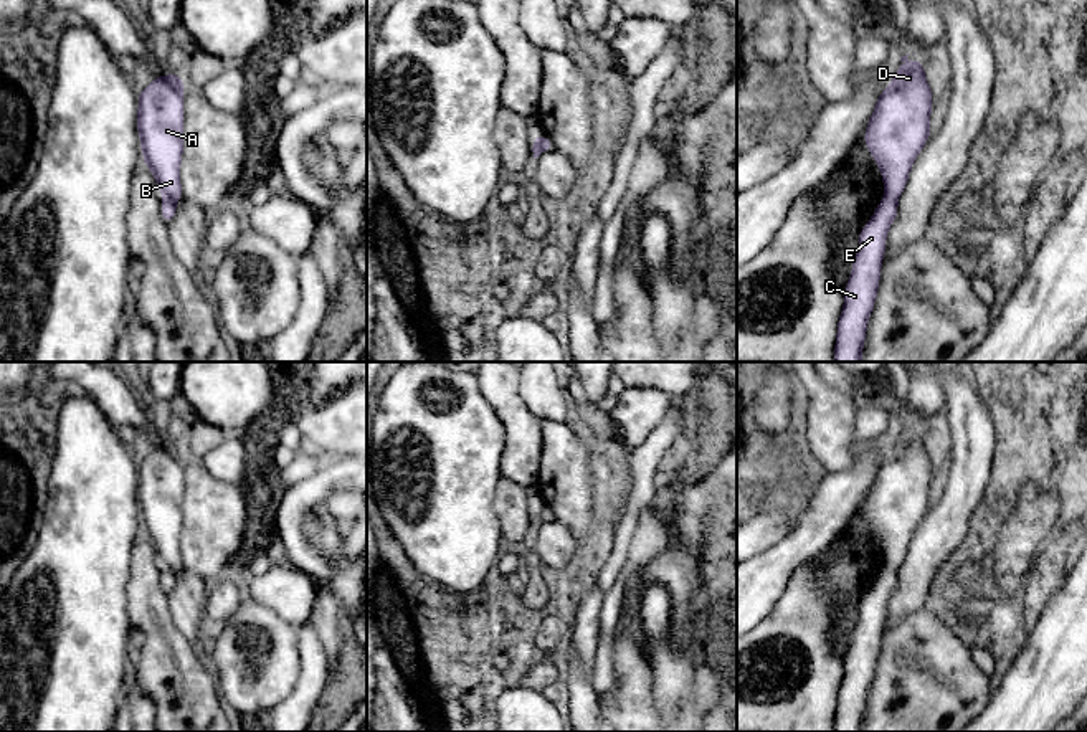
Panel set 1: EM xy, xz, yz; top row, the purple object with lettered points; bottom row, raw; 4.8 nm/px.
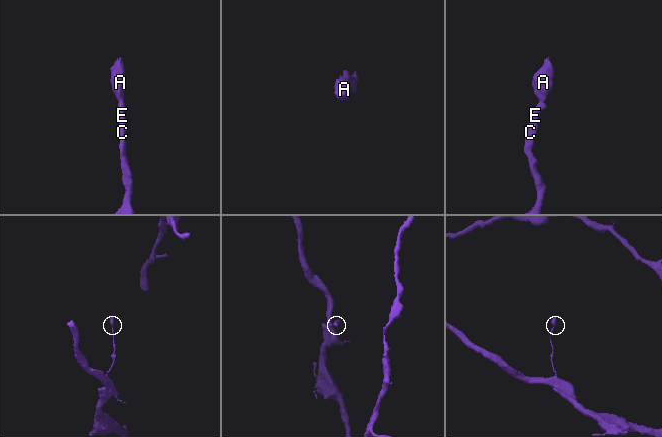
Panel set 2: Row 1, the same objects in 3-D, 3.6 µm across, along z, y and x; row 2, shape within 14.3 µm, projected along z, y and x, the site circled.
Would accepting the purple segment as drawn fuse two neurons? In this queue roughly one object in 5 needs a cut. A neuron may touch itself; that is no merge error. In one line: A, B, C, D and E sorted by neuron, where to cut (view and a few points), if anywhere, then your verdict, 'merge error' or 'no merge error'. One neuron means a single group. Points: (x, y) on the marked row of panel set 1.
groups A B C D E; cut none; no merge error

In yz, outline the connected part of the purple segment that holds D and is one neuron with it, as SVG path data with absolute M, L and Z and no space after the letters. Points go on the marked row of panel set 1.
M907 56L900 58L907 64L897 64L894 79L881 93L864 134L864 144L881 169L885 197L859 231L859 248L838 322L836 362L862 362L867 321L881 283L885 236L897 218L897 200L907 185L914 160L932 135L932 91L920 58L909 61Z

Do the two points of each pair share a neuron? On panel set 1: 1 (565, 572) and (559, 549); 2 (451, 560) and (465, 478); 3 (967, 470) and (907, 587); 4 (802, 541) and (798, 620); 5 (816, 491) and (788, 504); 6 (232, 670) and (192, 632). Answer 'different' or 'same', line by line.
1: same
2: same
3: same
4: different
5: different
6: different

